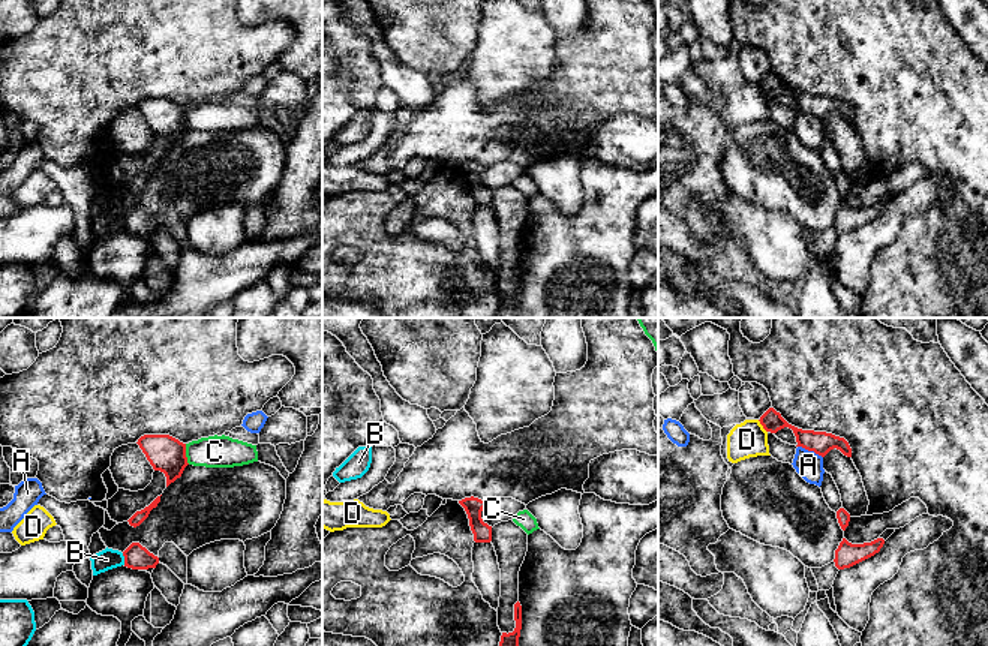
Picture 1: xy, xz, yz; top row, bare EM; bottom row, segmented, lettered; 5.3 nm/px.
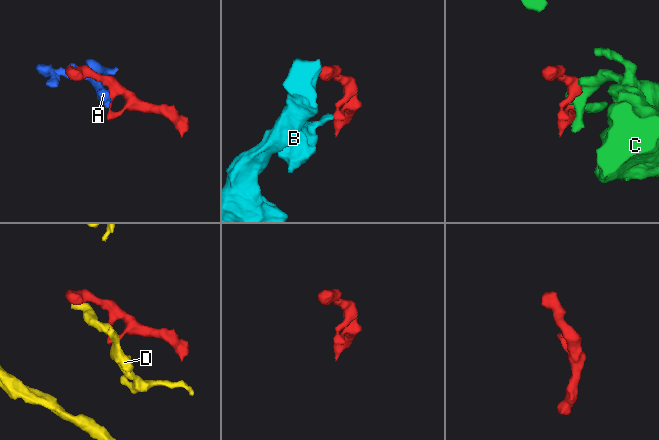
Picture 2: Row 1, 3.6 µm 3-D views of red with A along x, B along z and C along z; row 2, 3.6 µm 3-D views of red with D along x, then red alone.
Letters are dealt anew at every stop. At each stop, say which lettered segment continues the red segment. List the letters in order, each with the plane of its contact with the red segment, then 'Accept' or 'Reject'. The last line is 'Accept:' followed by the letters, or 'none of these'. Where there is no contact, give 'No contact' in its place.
A: Touches red in yz. Reject
B: Touches red in xy. Reject
C: Touches red in xy. Reject
D: Touches red in yz. Reject
Accept: none of these

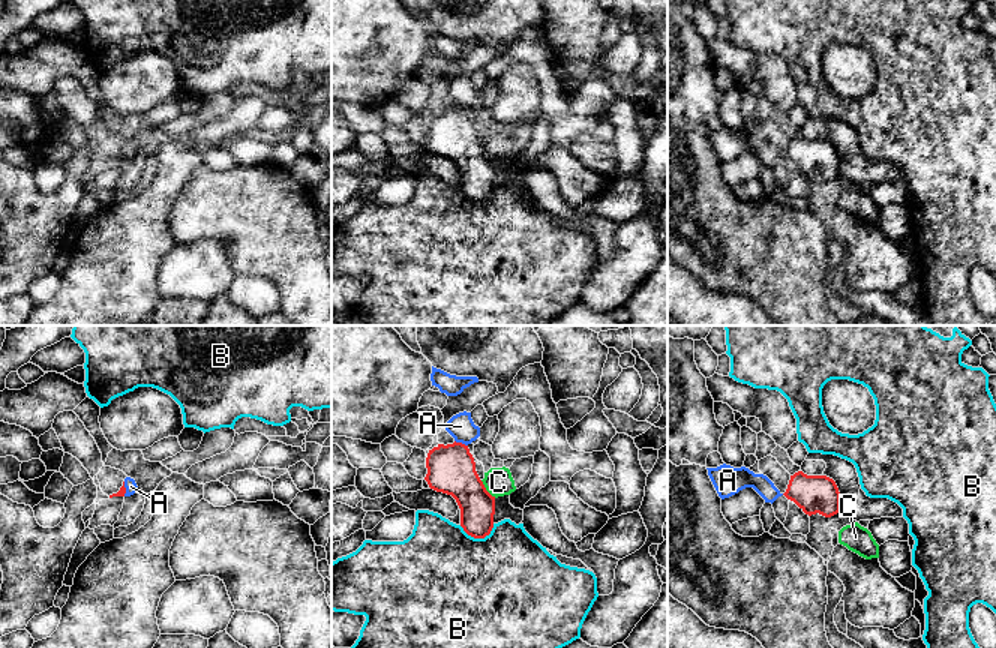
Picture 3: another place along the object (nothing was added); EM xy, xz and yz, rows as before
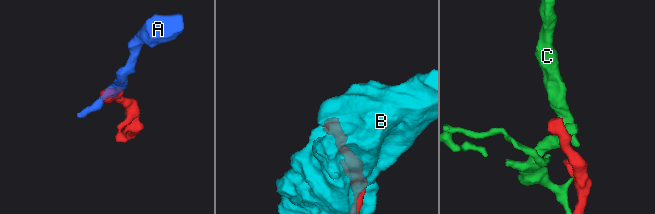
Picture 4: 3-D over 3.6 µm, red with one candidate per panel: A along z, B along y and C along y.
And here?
A: Touches red in xz. Accept
B: Touches red in xz. Reject
C: Touches red in xz. Reject
Accept: A

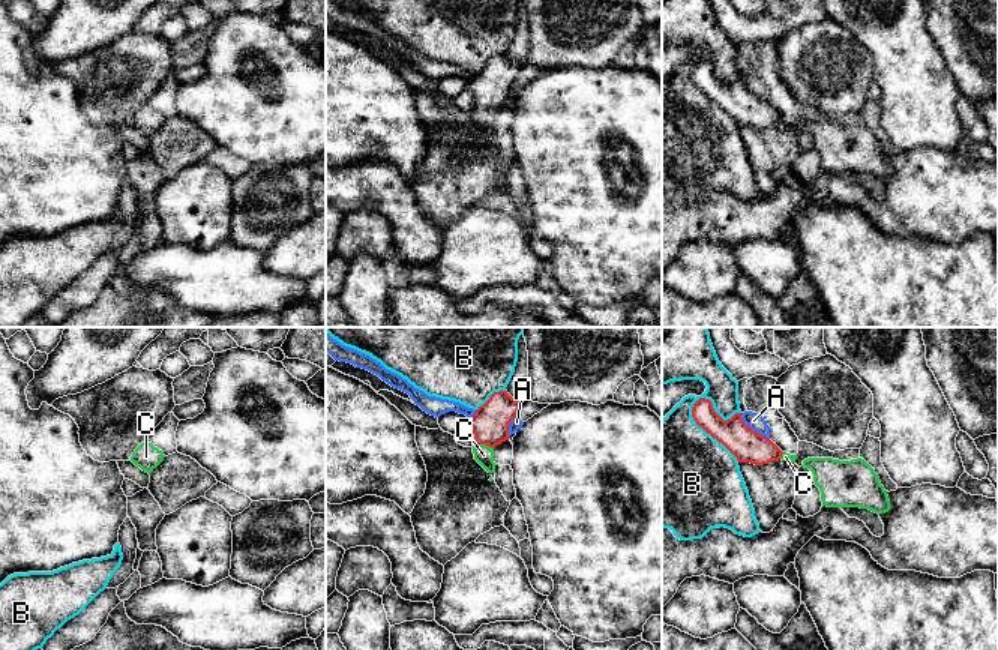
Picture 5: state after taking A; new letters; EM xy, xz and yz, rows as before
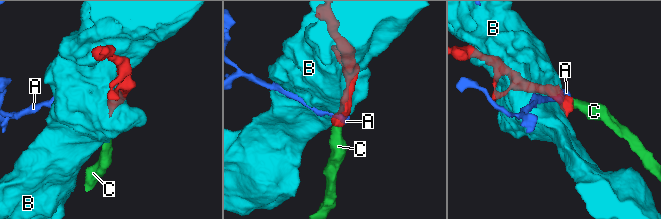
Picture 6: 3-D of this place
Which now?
A: Touches red in yz. Reject
B: Touches red in yz. Reject
C: Touches red in xz. Accept
Accept: C

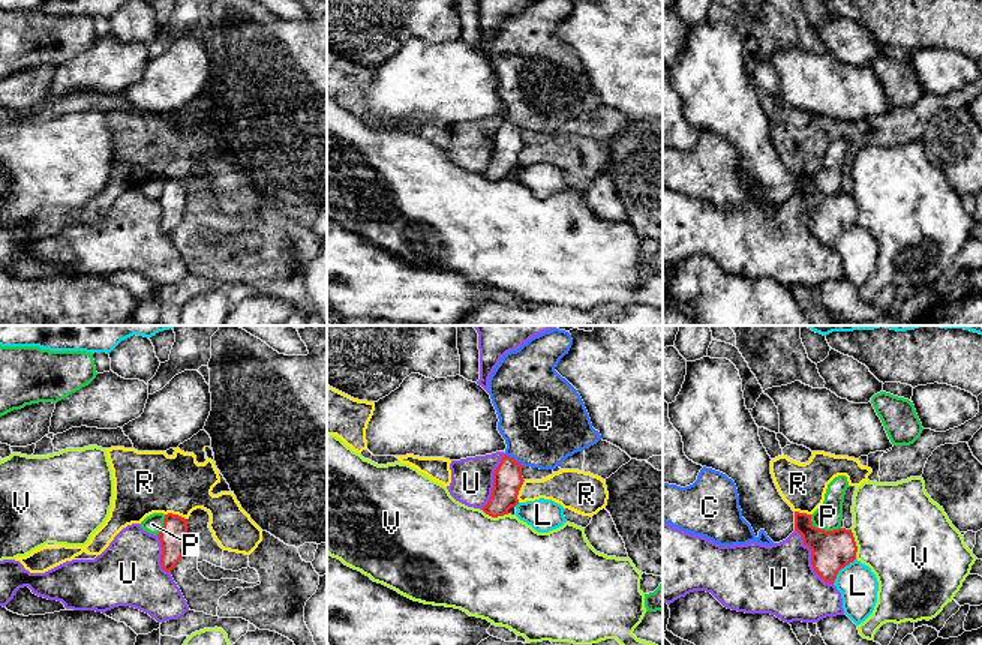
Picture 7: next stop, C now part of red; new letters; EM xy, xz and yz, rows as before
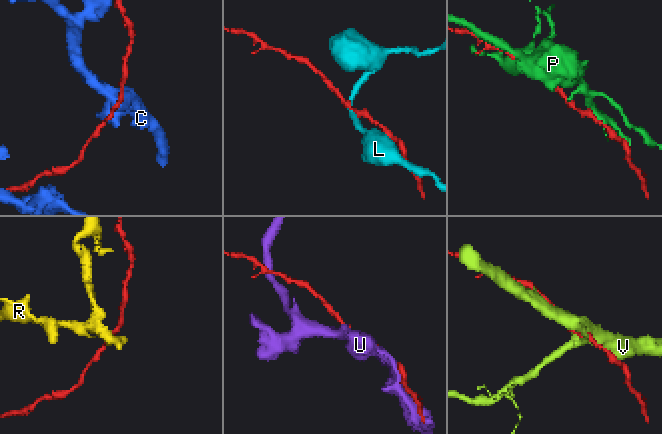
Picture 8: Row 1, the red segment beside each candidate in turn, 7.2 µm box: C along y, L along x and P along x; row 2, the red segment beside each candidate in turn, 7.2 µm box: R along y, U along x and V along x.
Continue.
C: Touches red in xz. Reject
L: Touches red in yz. Reject
P: Touches red in yz. Reject
R: Touches red in xy. Reject
U: Touches red in yz. Reject
V: Touches red in yz. Reject
Accept: none of these

